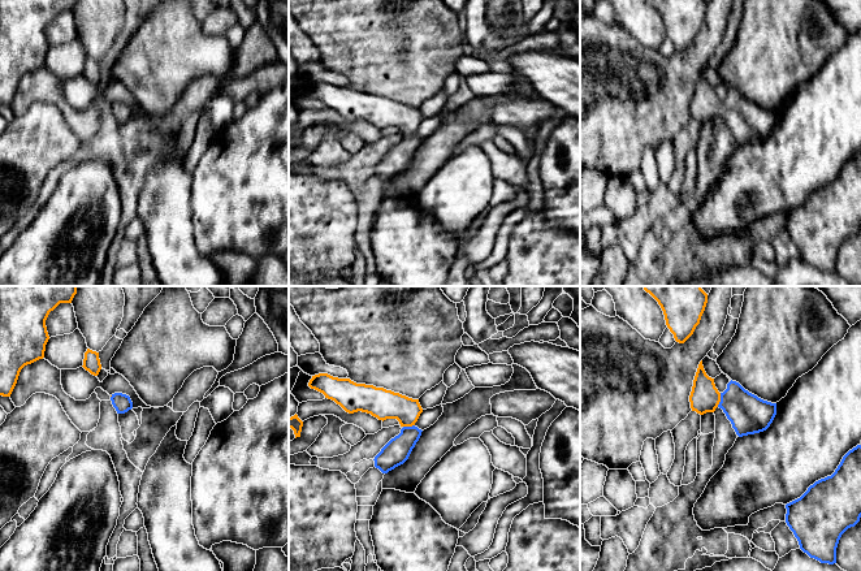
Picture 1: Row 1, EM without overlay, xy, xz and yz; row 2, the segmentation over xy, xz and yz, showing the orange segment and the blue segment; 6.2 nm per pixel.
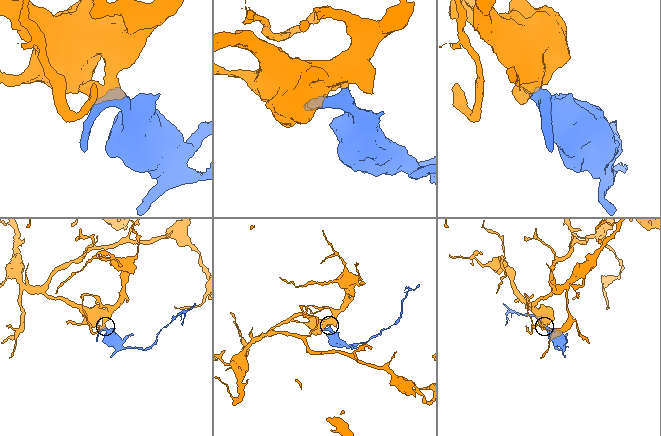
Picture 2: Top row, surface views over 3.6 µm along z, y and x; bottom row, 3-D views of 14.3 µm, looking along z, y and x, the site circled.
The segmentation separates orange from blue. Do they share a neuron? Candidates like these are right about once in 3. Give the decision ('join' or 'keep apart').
join

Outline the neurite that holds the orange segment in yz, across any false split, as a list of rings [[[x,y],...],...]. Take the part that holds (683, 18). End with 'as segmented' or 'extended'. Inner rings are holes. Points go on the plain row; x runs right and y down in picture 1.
[[[646,0],[661,14],[666,34],[679,52],[684,52],[700,33],[708,12],[705,0]]] | as segmented

